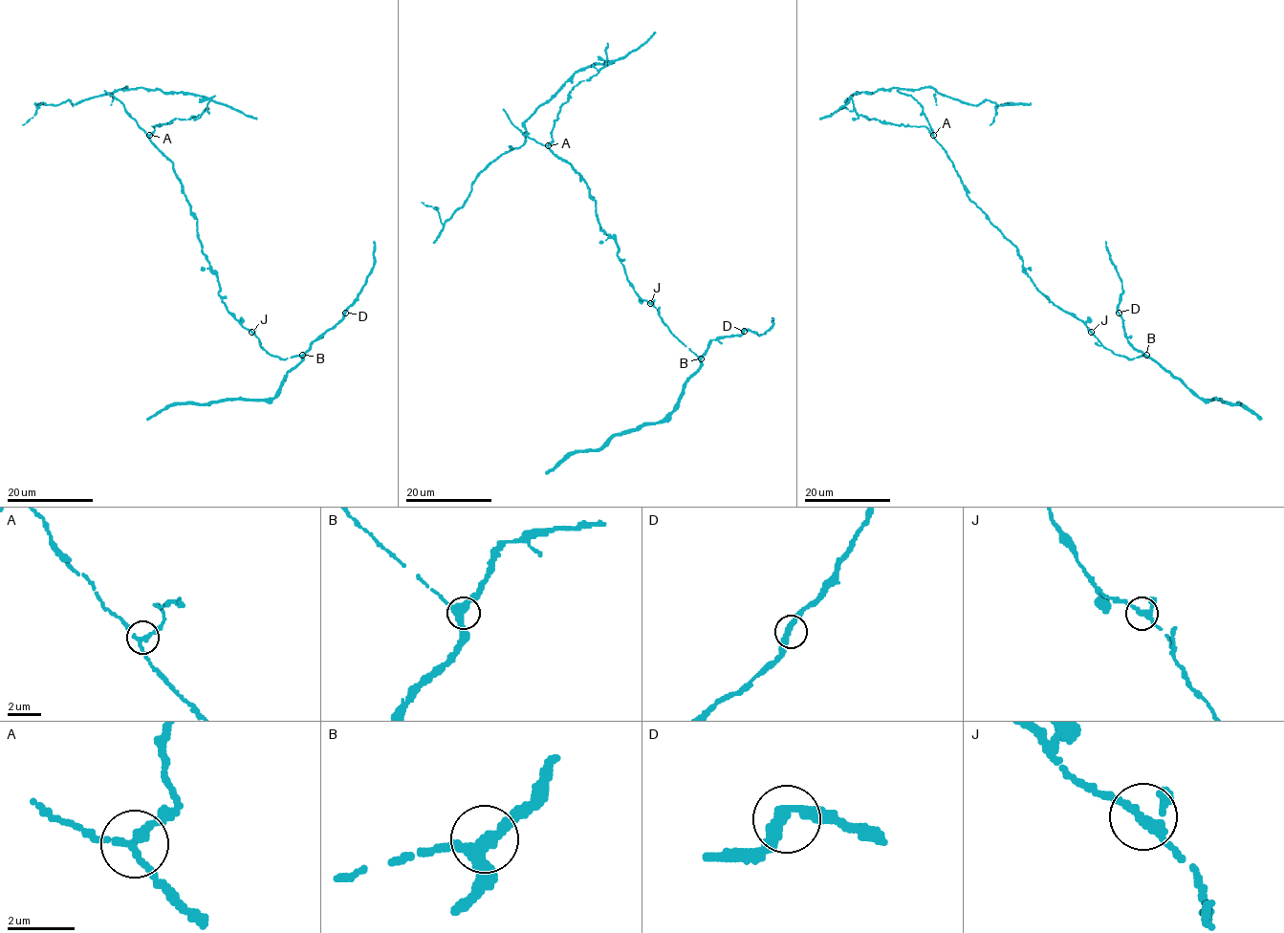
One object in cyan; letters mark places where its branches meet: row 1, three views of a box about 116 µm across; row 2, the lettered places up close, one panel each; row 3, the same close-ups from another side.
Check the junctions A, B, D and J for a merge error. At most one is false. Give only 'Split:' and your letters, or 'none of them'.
Split: A

